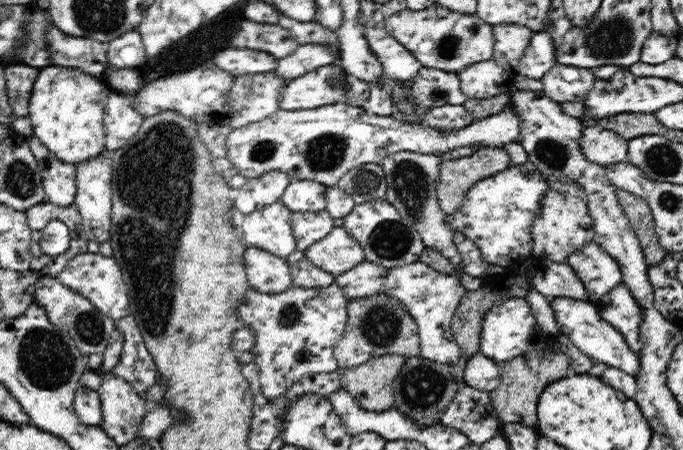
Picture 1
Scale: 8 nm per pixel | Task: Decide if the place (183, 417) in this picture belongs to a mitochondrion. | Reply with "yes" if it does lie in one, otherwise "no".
no

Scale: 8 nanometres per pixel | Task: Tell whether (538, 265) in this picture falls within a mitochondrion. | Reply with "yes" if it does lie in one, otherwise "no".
no

